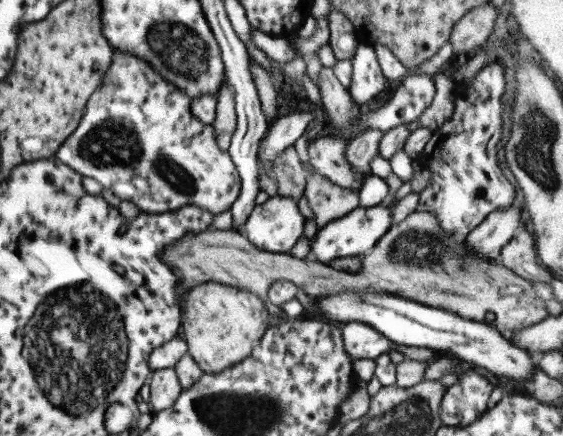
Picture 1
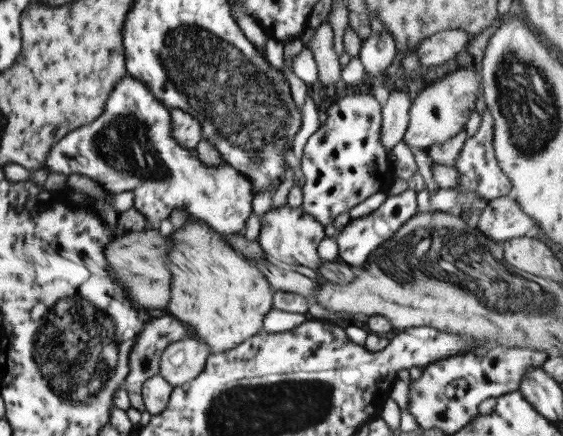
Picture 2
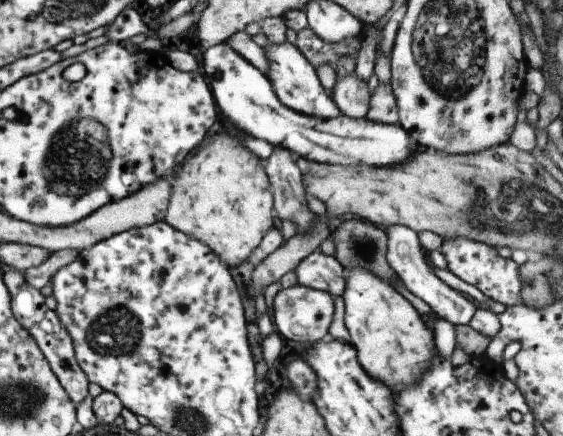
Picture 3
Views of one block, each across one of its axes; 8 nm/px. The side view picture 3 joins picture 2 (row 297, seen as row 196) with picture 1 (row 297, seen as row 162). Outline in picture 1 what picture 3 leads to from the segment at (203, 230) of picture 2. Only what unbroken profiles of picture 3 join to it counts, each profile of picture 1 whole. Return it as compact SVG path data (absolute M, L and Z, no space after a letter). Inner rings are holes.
M213 281L184 290L180 310L180 337L203 373L215 374L239 364L269 327L267 310L256 294Z

